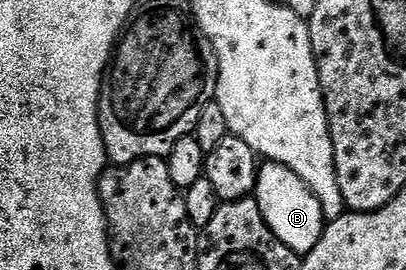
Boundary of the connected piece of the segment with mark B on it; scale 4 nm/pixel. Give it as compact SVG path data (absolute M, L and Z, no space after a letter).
M265 162L258 167L255 199L275 239L292 252L304 254L311 251L325 233L327 221L319 198L294 172L281 164Z

